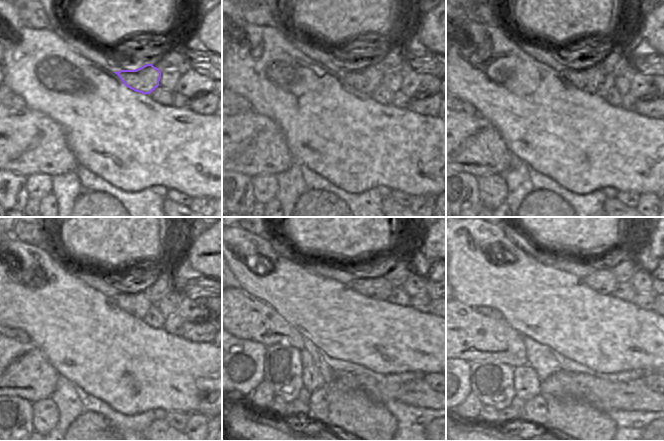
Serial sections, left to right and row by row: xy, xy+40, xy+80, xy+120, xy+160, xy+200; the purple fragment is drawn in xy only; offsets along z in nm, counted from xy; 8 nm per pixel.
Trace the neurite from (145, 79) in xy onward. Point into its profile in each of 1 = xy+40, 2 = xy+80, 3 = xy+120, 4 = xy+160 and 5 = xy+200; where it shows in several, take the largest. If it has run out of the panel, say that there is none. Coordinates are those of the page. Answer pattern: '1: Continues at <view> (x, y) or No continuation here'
1: Continues at xy+40 (366, 79)
2: Continues at xy+80 (588, 78)
3: Continues at xy+120 (137, 305)
4: Continues at xy+160 (380, 288)
5: Continues at xy+200 (603, 282)

